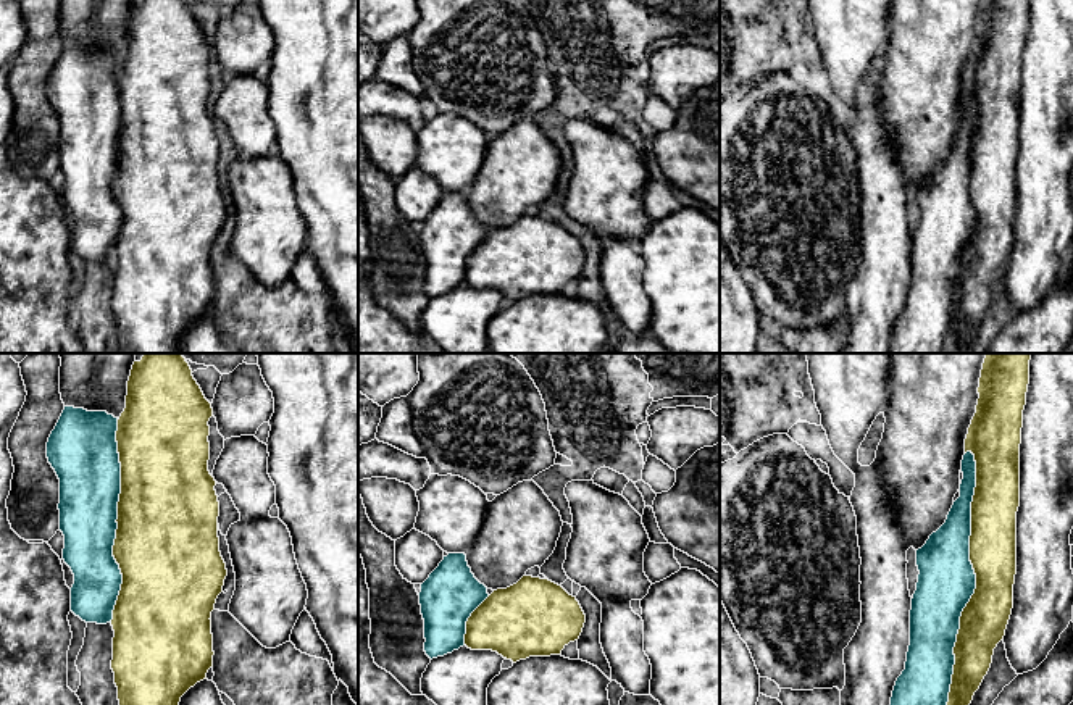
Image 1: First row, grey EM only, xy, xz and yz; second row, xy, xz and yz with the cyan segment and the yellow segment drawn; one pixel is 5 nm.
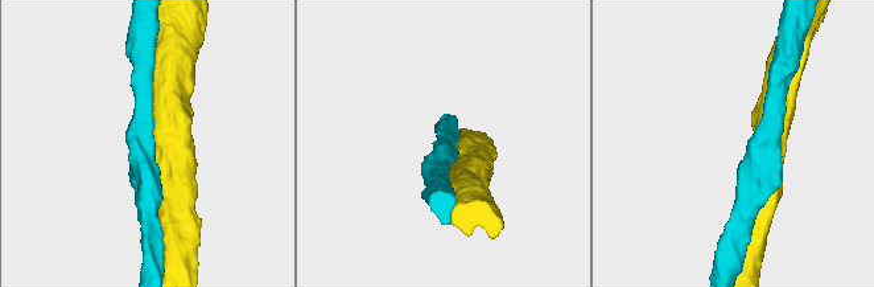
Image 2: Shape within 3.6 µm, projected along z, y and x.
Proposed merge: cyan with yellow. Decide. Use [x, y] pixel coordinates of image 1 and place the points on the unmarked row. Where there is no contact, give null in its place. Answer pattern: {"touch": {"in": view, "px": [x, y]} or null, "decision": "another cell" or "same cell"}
{"touch": {"in": "yz", "px": [975, 218]}, "decision": "same cell"}

